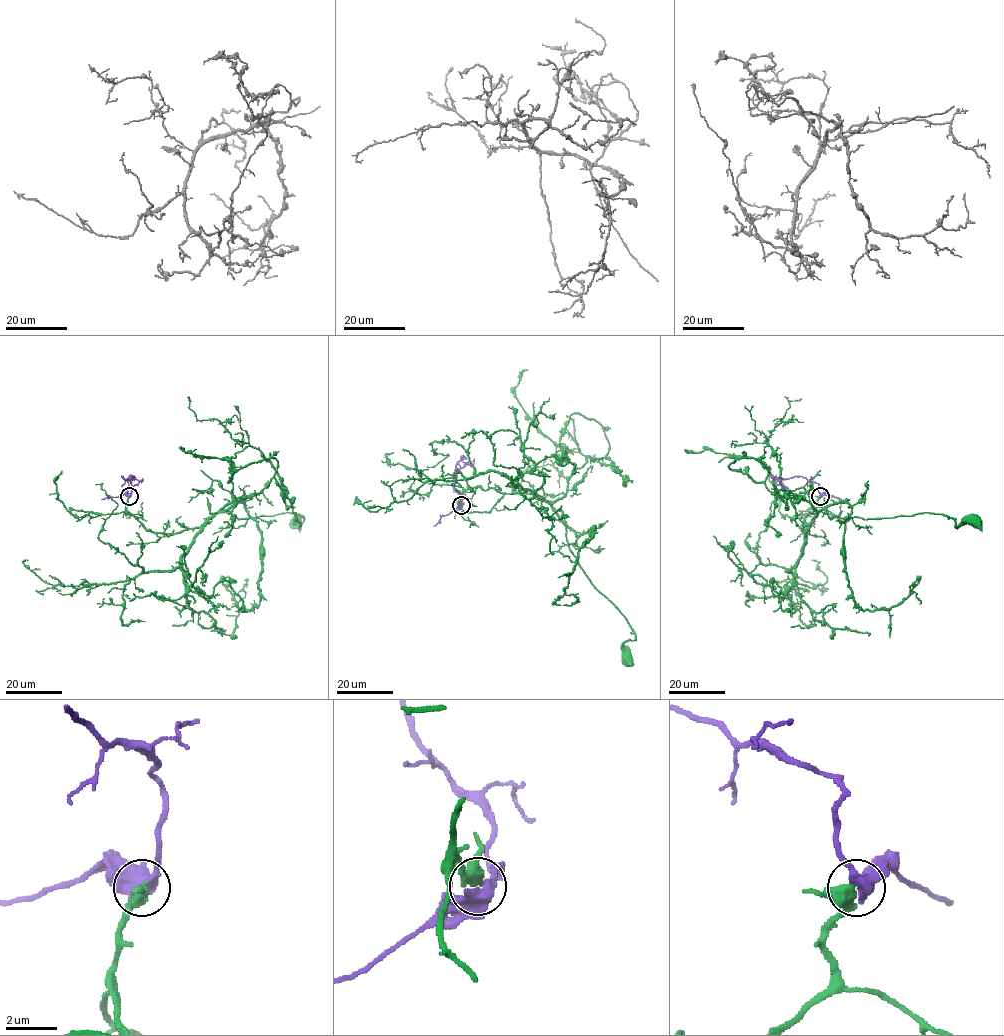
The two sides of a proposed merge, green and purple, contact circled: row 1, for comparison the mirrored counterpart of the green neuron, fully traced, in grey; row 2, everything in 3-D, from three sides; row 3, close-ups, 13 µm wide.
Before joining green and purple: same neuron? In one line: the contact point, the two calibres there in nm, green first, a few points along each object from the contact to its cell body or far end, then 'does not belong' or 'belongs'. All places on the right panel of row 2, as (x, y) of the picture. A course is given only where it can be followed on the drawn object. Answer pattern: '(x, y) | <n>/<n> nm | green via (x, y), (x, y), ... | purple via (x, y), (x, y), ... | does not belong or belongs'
(820, 496) | 400/480 nm | green via (820, 496), (803, 532), (822, 509), (830, 518), (927, 513), (958, 526), (974, 521) | purple via (820, 496), (817, 483), (800, 476), (781, 479), (783, 487), (775, 485) | belongs

